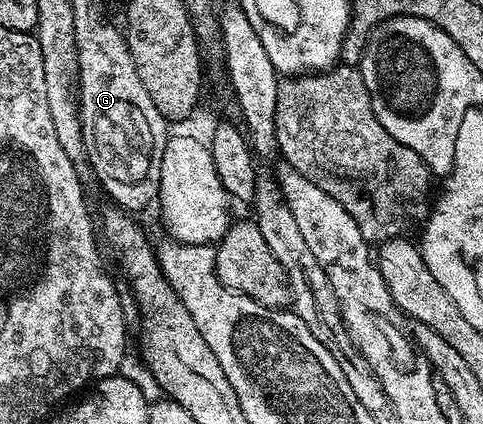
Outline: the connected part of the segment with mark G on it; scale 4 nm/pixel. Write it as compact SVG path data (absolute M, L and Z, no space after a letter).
M80 20L80 28L74 28L77 46L78 75L78 115L80 129L78 136L84 139L84 152L88 155L88 164L94 175L100 179L102 187L108 191L113 205L123 208L129 214L136 214L139 208L155 201L160 195L160 171L162 170L162 154L170 135L169 121L165 120L159 110L150 102L150 94L146 94L146 86L142 86L142 78L138 78L138 70L128 53L128 42L124 33L112 22L106 22L101 28L88 28L84 20Z

